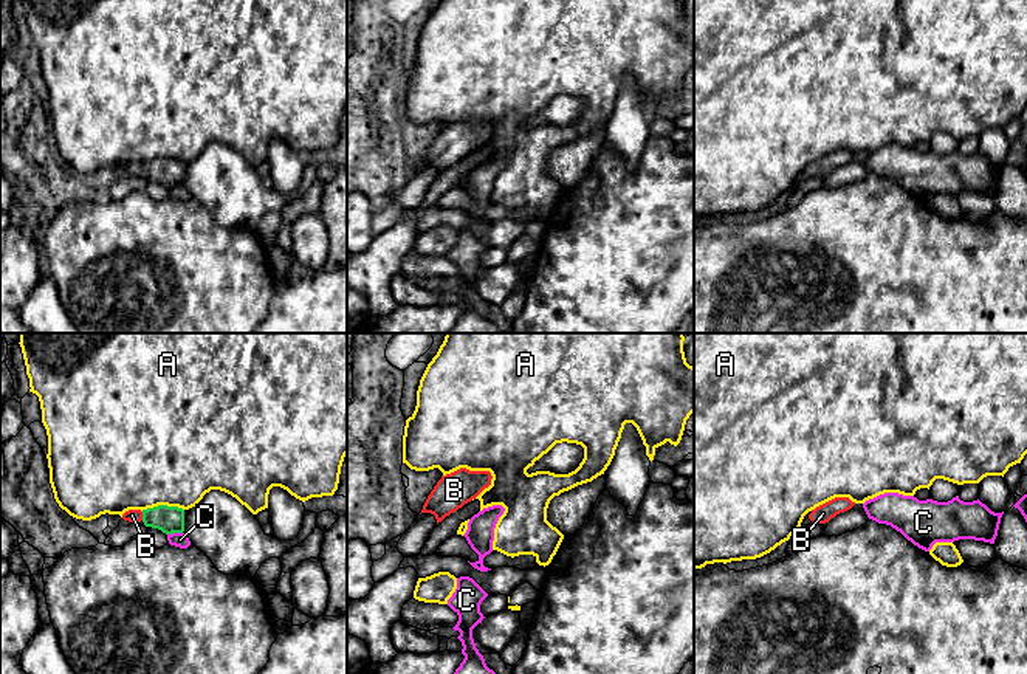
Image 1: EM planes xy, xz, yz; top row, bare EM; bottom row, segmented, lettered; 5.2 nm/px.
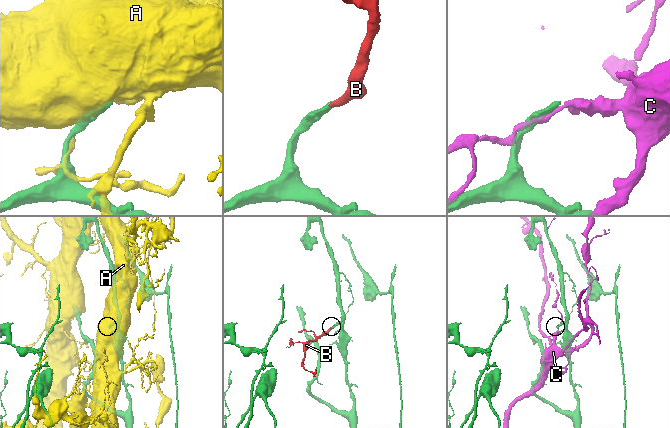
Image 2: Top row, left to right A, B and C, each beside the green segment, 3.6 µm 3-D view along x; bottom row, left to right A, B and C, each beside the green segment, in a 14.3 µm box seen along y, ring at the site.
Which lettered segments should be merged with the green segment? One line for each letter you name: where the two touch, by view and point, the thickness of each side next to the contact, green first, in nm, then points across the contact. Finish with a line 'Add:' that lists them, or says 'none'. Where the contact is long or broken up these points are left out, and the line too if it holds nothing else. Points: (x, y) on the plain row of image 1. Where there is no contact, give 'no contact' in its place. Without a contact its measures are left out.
B: contact xy (143, 169); calibres 140 and 60 nm; way xy (169, 172), (143, 169), (132, 168)
Add: B

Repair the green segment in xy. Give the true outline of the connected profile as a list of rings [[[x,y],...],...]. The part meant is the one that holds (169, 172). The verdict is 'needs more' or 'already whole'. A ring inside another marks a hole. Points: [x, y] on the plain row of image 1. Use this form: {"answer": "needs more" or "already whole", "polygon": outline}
{"answer": "needs more", "polygon": [[[158,158],[147,163],[129,163],[124,174],[144,175],[146,180],[158,181],[166,187],[184,184],[184,163],[178,160]]]}

